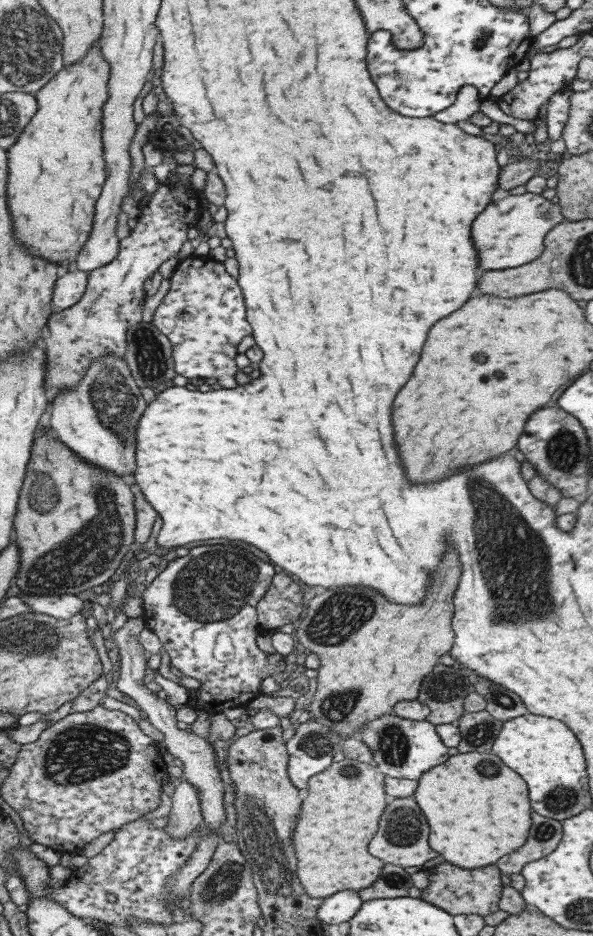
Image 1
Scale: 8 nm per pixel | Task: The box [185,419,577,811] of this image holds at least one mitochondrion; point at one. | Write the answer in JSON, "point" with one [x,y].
{"point":[508,551]}

